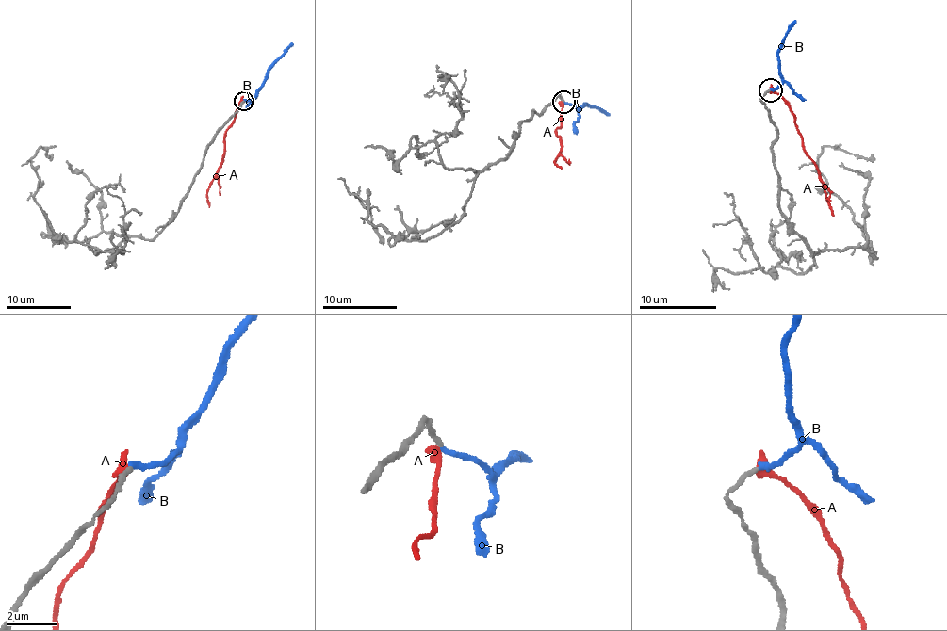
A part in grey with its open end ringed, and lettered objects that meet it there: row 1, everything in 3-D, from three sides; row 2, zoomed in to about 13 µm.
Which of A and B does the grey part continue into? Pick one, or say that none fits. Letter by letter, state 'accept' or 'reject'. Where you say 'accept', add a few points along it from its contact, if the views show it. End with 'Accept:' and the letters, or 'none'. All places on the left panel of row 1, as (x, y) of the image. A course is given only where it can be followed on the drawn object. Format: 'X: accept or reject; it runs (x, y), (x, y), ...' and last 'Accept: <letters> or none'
A: reject
B: accept; it runs (242, 101), (251, 101), (257, 94), (266, 72), (291, 42)
Accept: B

